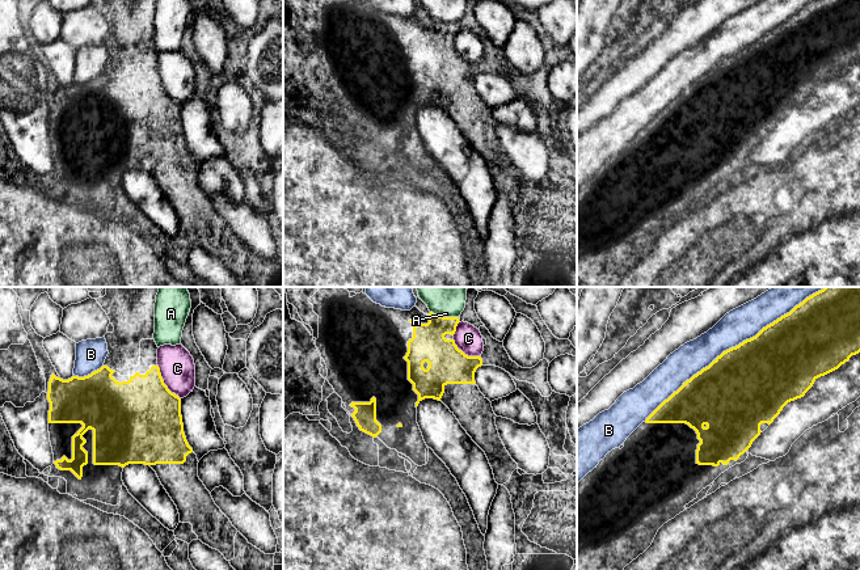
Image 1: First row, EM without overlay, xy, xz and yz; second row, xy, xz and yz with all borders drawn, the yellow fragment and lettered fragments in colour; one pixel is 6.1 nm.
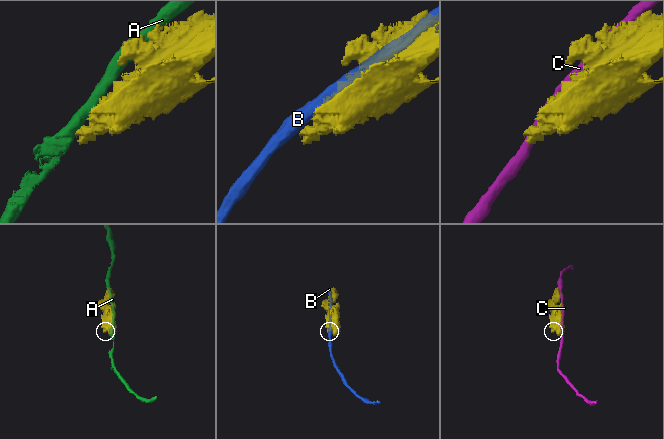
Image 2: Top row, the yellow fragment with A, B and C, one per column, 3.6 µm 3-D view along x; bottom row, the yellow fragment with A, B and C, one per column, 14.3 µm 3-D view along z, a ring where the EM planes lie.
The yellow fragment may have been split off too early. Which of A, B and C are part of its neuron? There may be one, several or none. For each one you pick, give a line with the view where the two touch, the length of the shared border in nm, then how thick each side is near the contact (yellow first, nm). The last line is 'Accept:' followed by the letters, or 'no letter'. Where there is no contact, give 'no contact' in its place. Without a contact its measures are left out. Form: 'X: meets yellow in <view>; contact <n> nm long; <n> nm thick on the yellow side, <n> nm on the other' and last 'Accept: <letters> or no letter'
Accept: no letter

